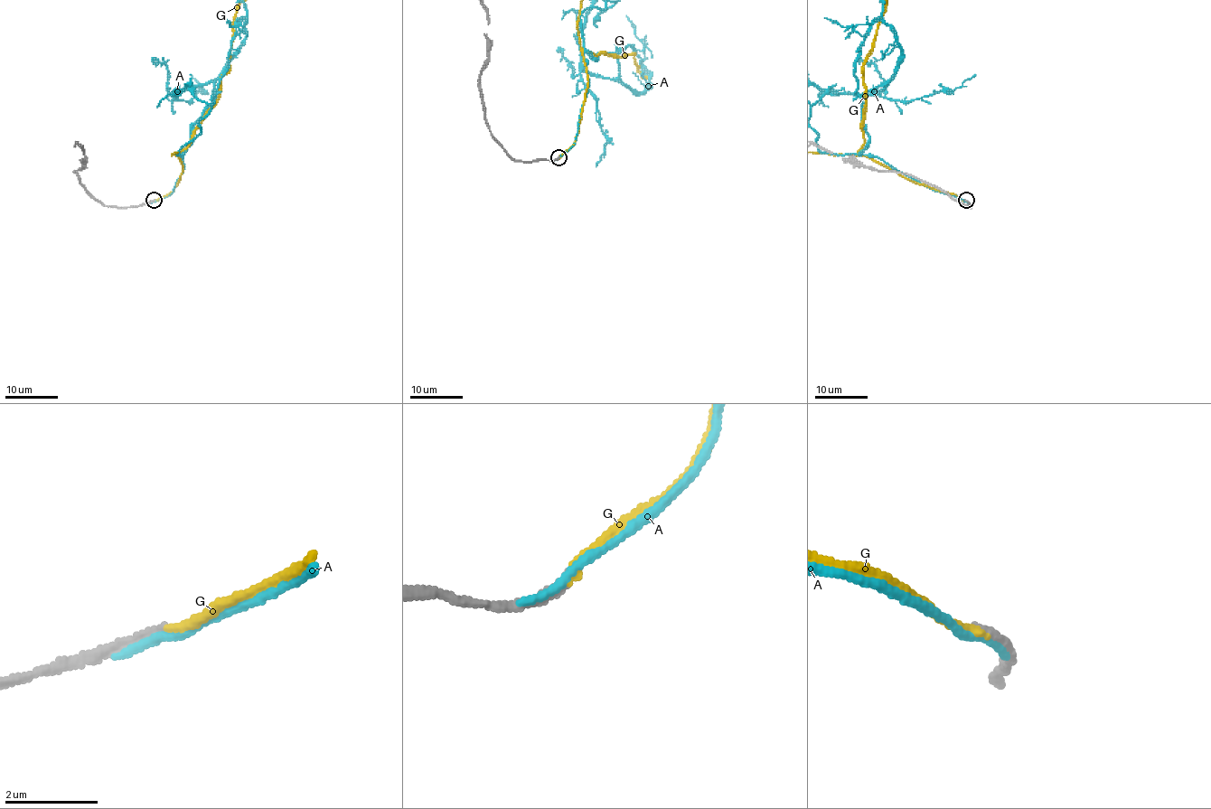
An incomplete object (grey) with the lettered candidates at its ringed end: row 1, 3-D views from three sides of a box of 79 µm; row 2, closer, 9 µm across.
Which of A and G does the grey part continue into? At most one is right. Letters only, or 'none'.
G

